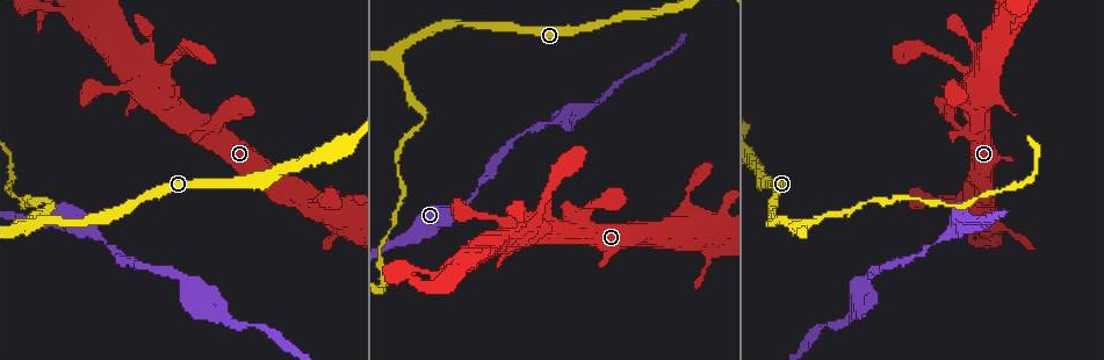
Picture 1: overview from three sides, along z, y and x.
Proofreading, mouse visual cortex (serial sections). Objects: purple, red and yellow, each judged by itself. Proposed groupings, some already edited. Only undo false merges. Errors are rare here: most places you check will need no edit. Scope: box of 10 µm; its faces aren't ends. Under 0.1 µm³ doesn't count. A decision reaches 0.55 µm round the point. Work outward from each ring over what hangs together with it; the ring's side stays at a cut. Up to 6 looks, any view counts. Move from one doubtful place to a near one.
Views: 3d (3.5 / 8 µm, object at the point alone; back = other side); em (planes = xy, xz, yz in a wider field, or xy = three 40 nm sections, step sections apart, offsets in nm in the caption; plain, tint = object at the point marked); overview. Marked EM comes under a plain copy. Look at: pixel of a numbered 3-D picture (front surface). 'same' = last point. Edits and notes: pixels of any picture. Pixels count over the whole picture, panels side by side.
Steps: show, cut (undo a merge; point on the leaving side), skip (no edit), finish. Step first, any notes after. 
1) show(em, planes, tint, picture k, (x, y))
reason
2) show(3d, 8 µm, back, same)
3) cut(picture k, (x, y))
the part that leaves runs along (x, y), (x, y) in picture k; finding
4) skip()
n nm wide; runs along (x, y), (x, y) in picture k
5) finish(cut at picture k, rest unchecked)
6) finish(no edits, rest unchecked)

show(3d, 3.5 µm, picture 1, (424, 121))
a narrow waist

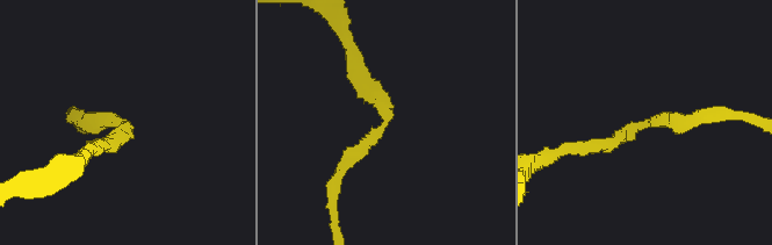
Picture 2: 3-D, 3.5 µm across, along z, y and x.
show(em, xy, step 3, tint, picture 2, (646, 125))
now the EM

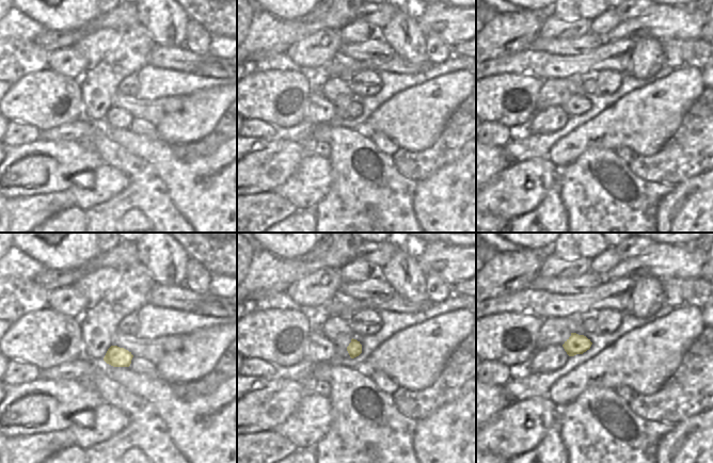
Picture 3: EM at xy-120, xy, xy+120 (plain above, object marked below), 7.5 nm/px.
skip()
110 nm wide; runs along (586, 148), (611, 144), (649, 122), (702, 115) in picture 2; one cell here

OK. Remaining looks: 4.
show(3d, 3.5 µm, back, picture 1, (584, 112))
sudden change in width

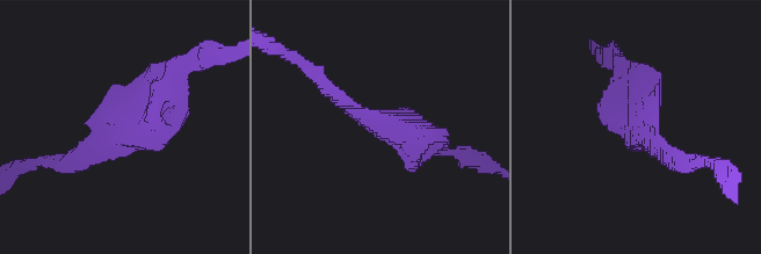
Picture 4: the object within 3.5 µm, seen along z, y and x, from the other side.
show(em, planes, tint, picture 4, (380, 128))
now the EM

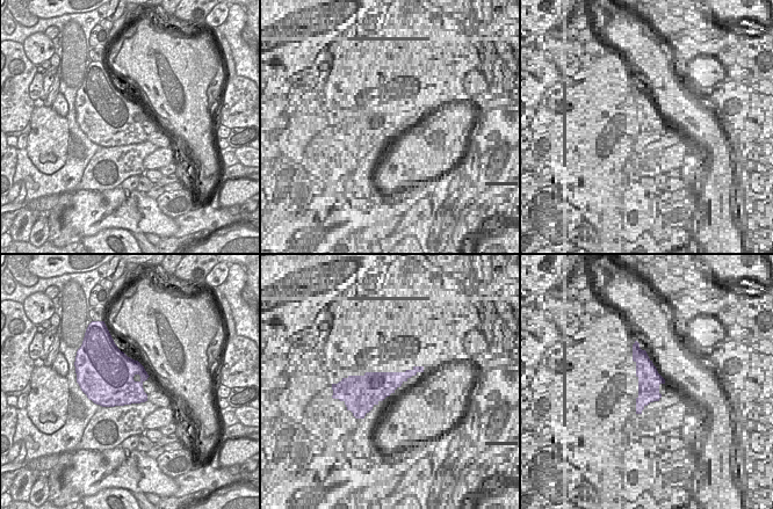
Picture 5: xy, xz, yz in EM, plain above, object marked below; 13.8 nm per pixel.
skip()
runs along (167, 79), (124, 136), (64, 165) in picture 4; one cell here

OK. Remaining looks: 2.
show(em, xy, step 3, tint, picture 1, (952, 202))
a narrow waist

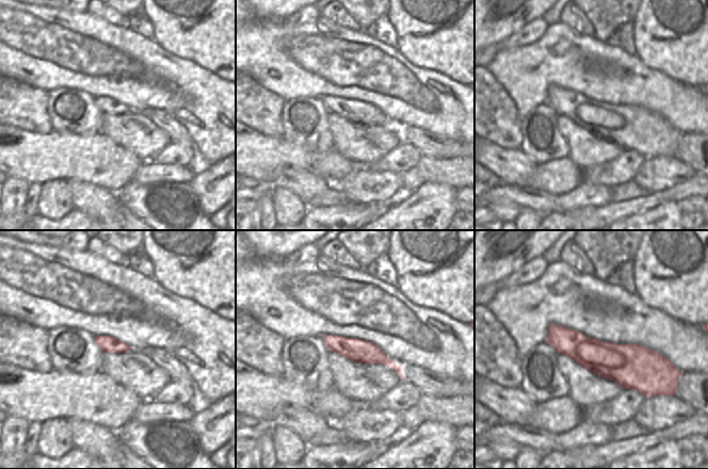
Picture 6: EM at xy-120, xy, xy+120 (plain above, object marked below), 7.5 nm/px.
show(3d, 3.5 µm, same)
wider look

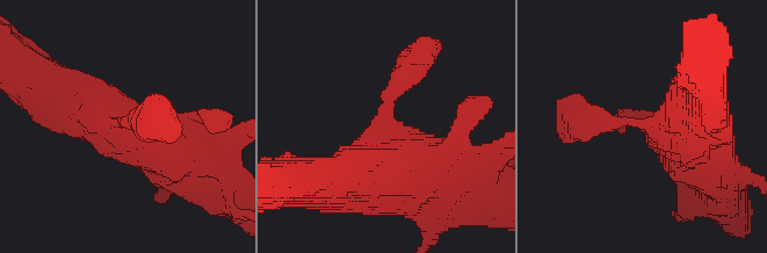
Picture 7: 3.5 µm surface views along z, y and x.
skip()
170 nm wide; runs along (549, 330), (608, 360), (662, 360) in picture 6; one cell here

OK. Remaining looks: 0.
finish(no edits, rest unchecked)

